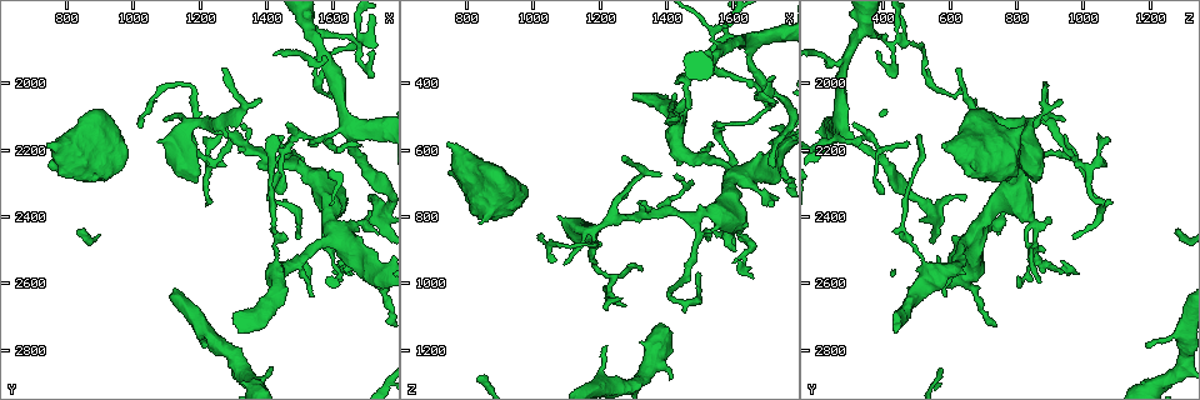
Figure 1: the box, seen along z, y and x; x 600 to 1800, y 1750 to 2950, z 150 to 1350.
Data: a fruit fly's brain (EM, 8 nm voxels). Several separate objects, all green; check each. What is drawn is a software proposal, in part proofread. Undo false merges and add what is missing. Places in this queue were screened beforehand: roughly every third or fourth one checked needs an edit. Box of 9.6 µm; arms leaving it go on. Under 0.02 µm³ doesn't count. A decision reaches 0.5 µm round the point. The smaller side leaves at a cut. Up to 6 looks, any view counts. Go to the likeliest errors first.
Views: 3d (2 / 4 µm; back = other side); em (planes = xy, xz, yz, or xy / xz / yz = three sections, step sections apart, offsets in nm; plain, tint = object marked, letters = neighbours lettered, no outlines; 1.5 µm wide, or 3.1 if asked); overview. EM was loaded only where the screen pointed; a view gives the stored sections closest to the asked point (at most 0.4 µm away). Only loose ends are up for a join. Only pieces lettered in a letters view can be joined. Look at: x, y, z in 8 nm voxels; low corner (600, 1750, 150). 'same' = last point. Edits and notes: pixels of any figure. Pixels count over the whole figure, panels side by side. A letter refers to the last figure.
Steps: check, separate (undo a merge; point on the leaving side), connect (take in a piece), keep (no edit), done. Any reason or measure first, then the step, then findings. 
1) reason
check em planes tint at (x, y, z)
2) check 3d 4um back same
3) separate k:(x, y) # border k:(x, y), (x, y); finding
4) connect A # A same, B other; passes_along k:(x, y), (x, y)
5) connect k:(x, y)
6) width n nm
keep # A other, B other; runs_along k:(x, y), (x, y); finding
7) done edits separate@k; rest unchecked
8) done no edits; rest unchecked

branch stops here
check em planes letters at (750, 2180, 580)

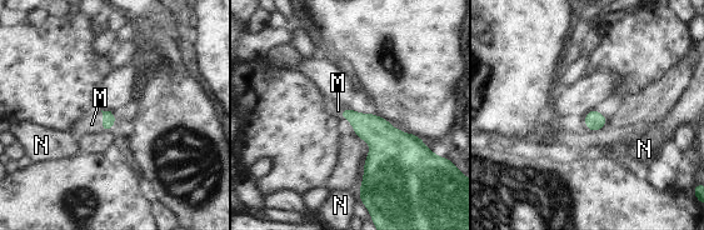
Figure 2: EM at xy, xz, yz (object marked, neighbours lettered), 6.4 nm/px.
connect M # M same, N other; passes_along 2:(108, 119), (101, 119), (91, 124); it goes on there

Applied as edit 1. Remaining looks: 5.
redraw
check overview

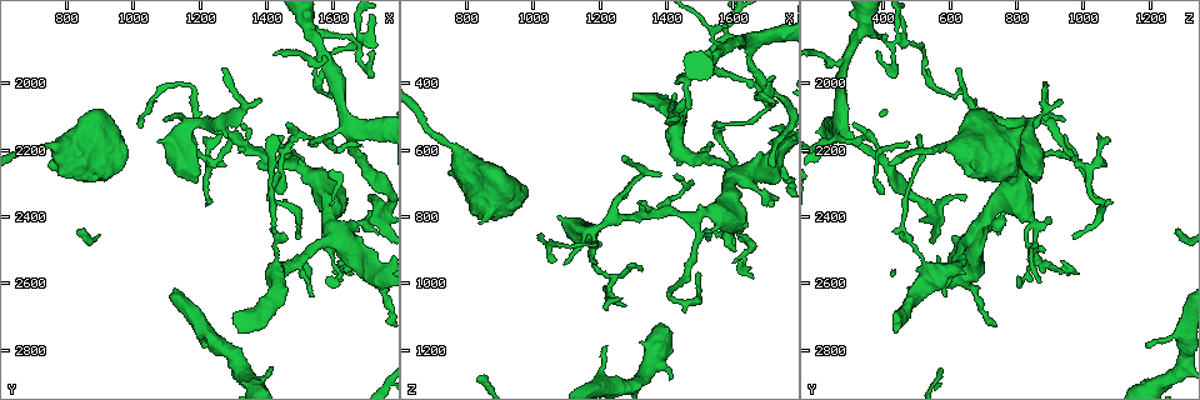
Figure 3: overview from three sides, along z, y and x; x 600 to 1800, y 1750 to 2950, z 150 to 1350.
four or more arms meet
check em planes tint at (1610, 2440, 680)

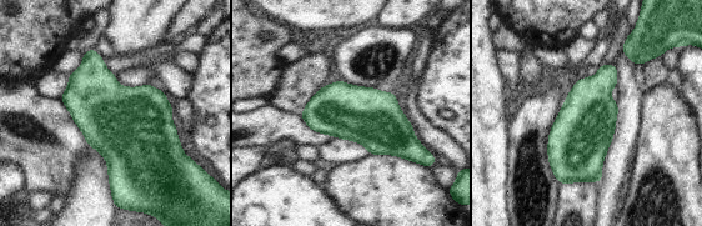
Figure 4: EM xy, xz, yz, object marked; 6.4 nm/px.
see the neighbours
check em planes letters same

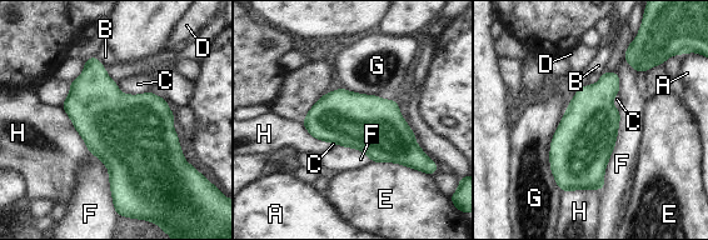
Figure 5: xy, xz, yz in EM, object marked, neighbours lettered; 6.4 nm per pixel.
keep # A other, B other, C other, D other, E other, F other, G other, H other; border 5:(568, 105), (549, 151), (562, 191); all the same neuron

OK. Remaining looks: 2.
done edits connect@2; rest unchecked

